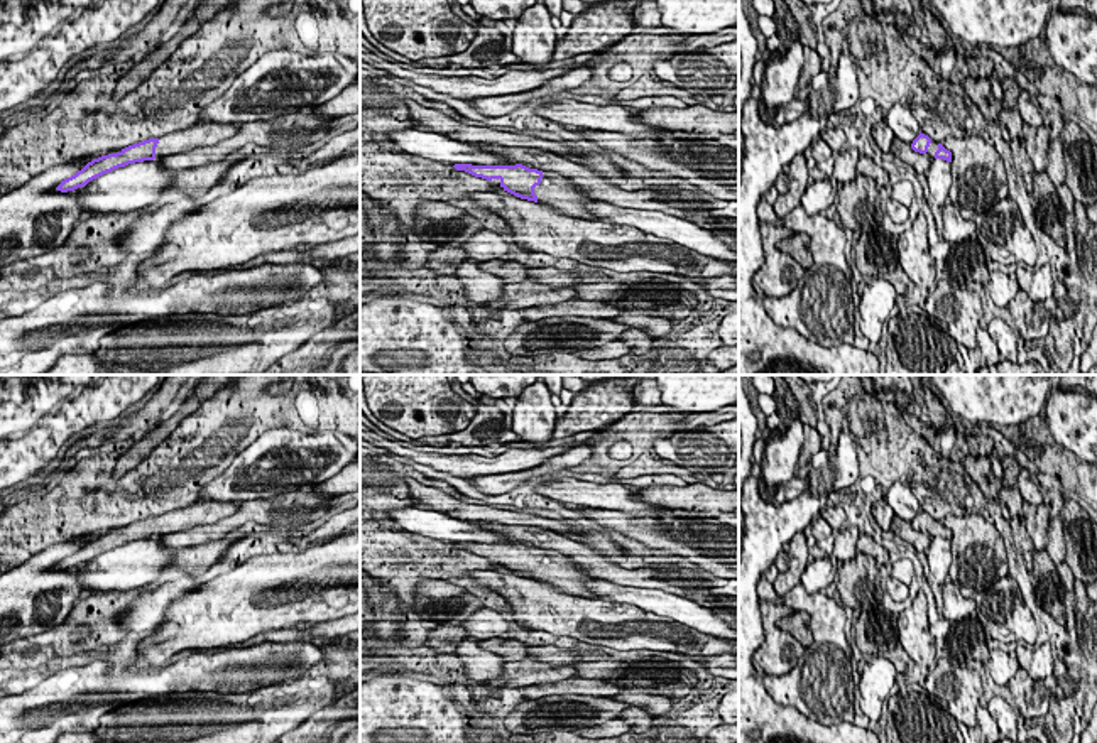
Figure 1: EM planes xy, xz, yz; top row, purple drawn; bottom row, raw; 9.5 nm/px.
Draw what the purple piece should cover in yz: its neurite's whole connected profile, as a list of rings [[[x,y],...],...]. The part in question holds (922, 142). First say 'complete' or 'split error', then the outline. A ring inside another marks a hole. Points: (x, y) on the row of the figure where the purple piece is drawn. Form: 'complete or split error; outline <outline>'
split error; outline [[[921,132],[913,140],[911,149],[914,152],[926,154],[930,159],[943,159],[947,162],[952,162],[952,152]]]

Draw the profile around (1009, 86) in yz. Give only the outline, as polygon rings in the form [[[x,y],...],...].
[[[1006,78],[1002,81],[1004,108],[1007,108],[1007,110],[1016,108],[1019,93],[1021,93],[1021,88],[1018,86],[1016,79]]]

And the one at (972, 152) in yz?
[[[947,137],[943,147],[952,152],[948,198],[963,220],[974,221],[1009,196],[1004,160],[982,137]]]

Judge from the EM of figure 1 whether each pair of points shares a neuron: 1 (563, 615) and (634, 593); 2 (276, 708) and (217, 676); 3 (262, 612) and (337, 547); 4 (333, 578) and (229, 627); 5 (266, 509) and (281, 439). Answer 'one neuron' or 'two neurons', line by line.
1: two neurons
2: two neurons
3: one neuron
4: one neuron
5: two neurons

